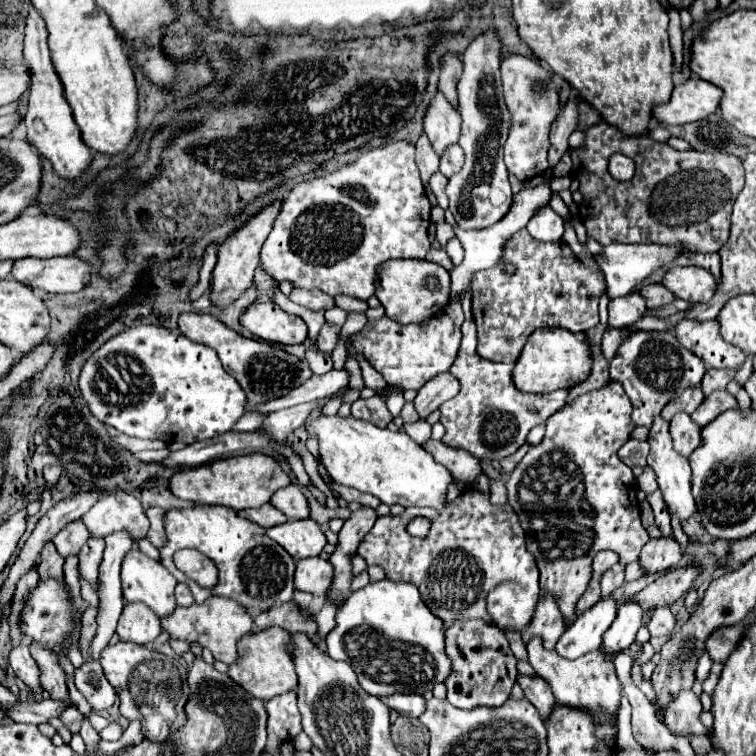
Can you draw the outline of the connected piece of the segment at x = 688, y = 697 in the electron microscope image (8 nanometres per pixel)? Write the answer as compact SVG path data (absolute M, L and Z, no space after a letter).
M680 690L678 696L666 708L666 726L680 736L692 734L708 734L708 730L700 722L702 704L692 690Z

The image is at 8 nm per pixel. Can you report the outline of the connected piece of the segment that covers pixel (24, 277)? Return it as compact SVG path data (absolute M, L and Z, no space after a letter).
M56 256L46 260L16 260L12 266L12 276L42 292L68 294L82 290L90 280L90 266L74 256Z

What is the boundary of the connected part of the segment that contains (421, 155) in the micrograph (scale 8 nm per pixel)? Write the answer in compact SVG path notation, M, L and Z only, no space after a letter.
M422 132L416 142L416 164L420 168L424 184L428 184L428 178L438 170L438 154L434 152L428 136Z

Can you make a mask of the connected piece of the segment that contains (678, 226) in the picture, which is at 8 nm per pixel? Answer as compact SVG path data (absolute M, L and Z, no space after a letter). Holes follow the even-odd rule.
M600 122L586 130L586 142L572 152L572 176L580 180L580 192L584 196L580 216L588 230L588 236L602 246L620 244L674 244L690 252L718 252L730 234L730 214L738 192L744 186L744 166L734 154L708 154L698 150L678 152L664 142L656 142L648 136L626 136L616 126ZM614 152L622 152L636 162L636 176L630 182L618 182L608 172L608 158Z

